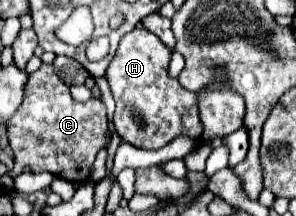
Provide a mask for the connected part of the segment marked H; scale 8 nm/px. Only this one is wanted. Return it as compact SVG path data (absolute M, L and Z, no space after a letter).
M144 27L122 37L106 79L116 99L112 121L124 143L138 149L160 149L184 131L200 137L202 123L198 117L198 95L186 91L178 79L168 75L170 57L172 51Z

